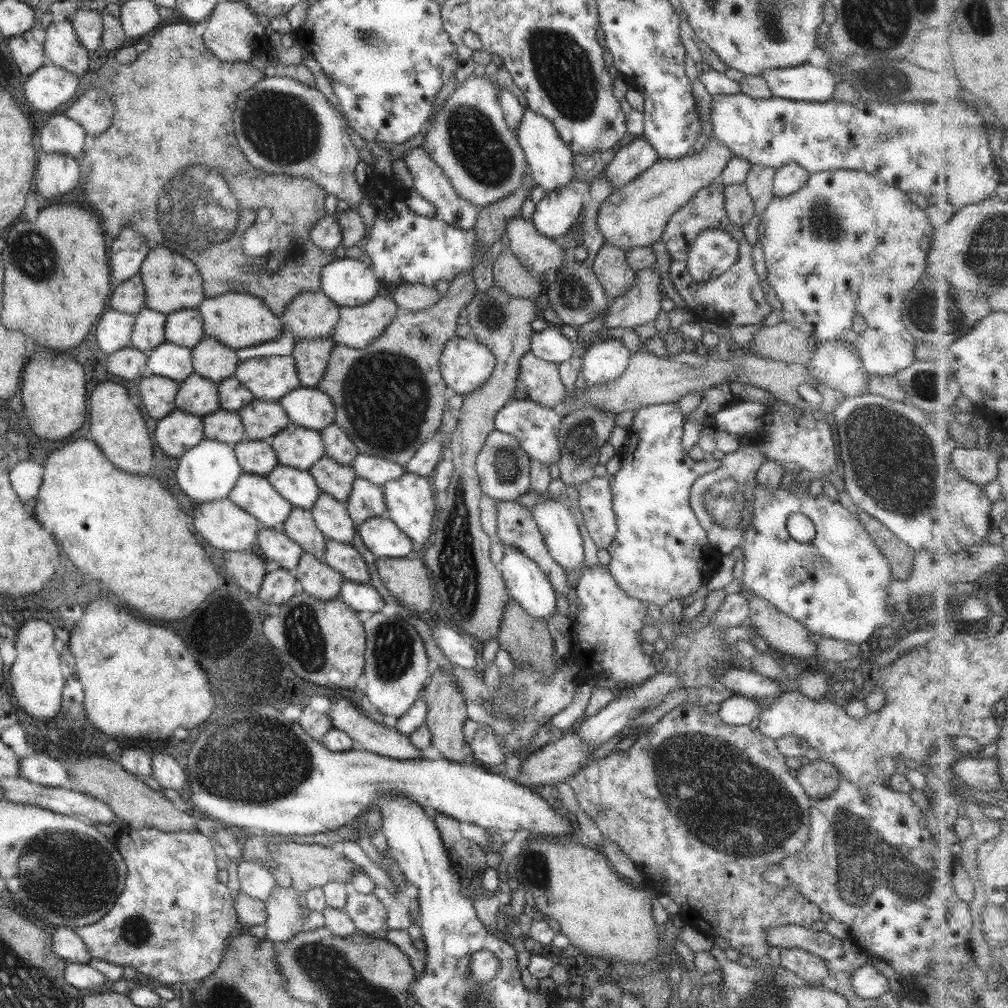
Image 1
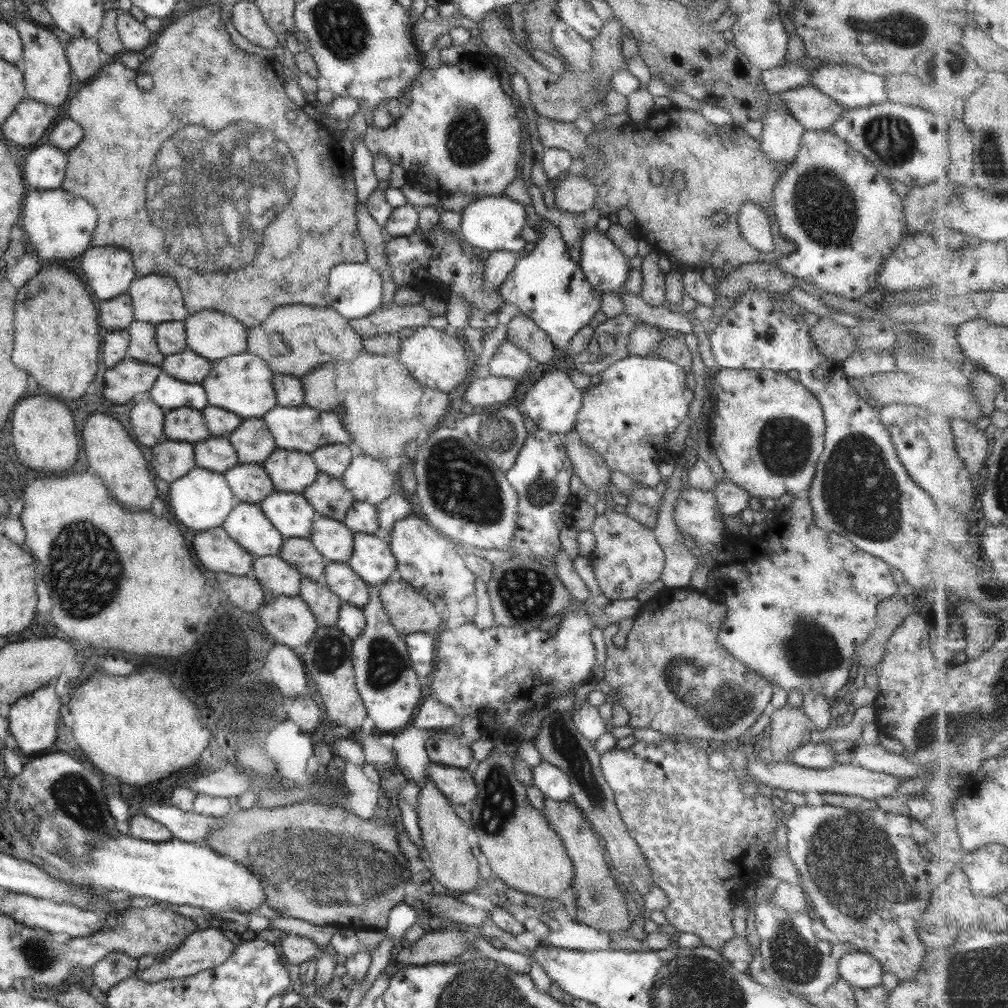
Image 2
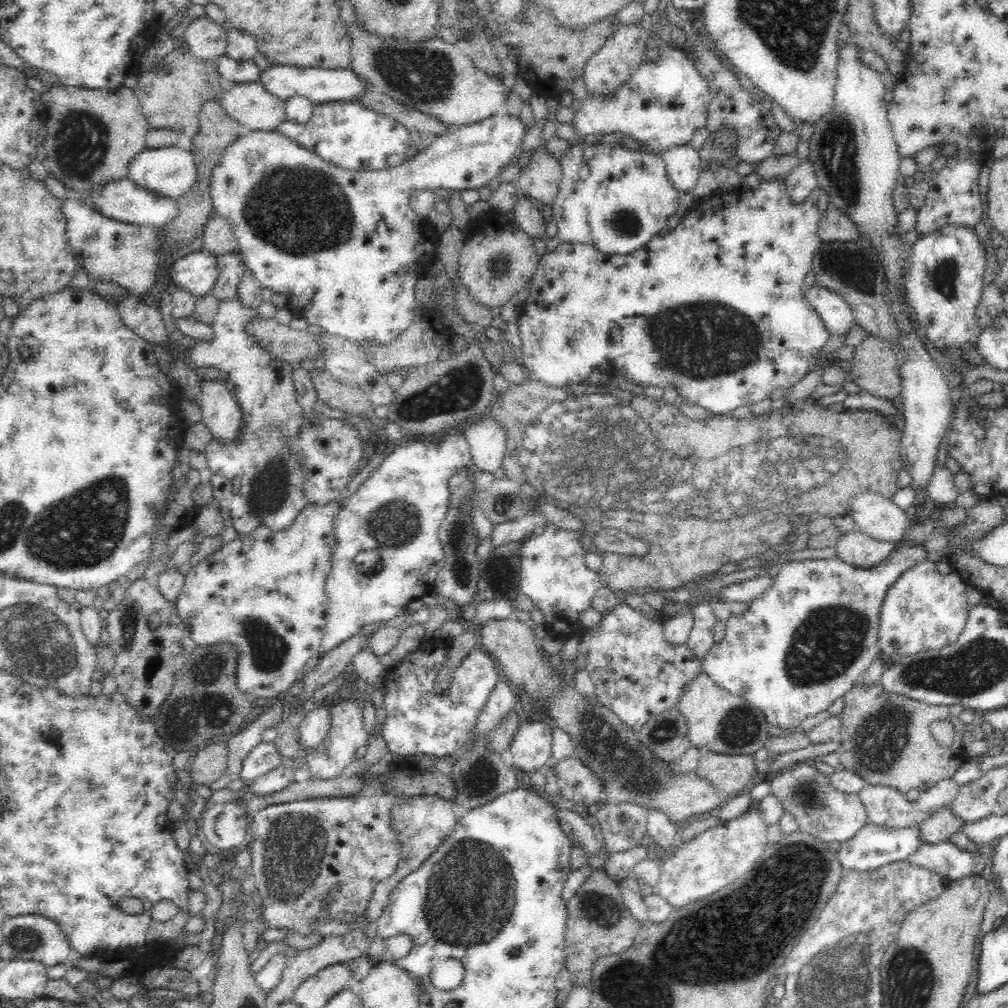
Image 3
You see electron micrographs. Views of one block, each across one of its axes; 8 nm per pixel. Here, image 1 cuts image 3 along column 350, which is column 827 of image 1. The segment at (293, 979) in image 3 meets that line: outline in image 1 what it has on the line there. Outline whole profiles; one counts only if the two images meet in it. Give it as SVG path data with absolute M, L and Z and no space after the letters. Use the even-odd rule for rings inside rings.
M783 923L768 927L765 931L770 947L806 949L825 961L843 956L843 940L831 936L827 930L814 932L794 923Z

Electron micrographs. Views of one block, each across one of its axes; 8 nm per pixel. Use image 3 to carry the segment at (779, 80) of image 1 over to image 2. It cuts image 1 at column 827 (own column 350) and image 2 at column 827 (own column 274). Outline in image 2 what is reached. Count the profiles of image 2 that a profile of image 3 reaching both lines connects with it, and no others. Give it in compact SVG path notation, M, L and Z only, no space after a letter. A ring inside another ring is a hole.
M822 64L809 72L808 85L817 88L832 100L836 101L844 109L867 107L880 104L887 100L885 77L858 70L854 65Z

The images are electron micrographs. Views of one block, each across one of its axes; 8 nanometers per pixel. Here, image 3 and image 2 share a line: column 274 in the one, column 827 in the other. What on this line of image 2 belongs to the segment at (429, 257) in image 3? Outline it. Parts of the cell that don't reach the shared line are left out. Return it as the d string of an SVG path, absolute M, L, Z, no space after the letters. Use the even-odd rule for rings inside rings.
M830 129L805 130L796 159L776 182L773 194L780 235L791 245L791 251L776 261L784 272L814 283L823 292L853 301L880 287L879 268L908 235L907 222L902 198L892 190L891 180L880 175L861 152L840 140Z

